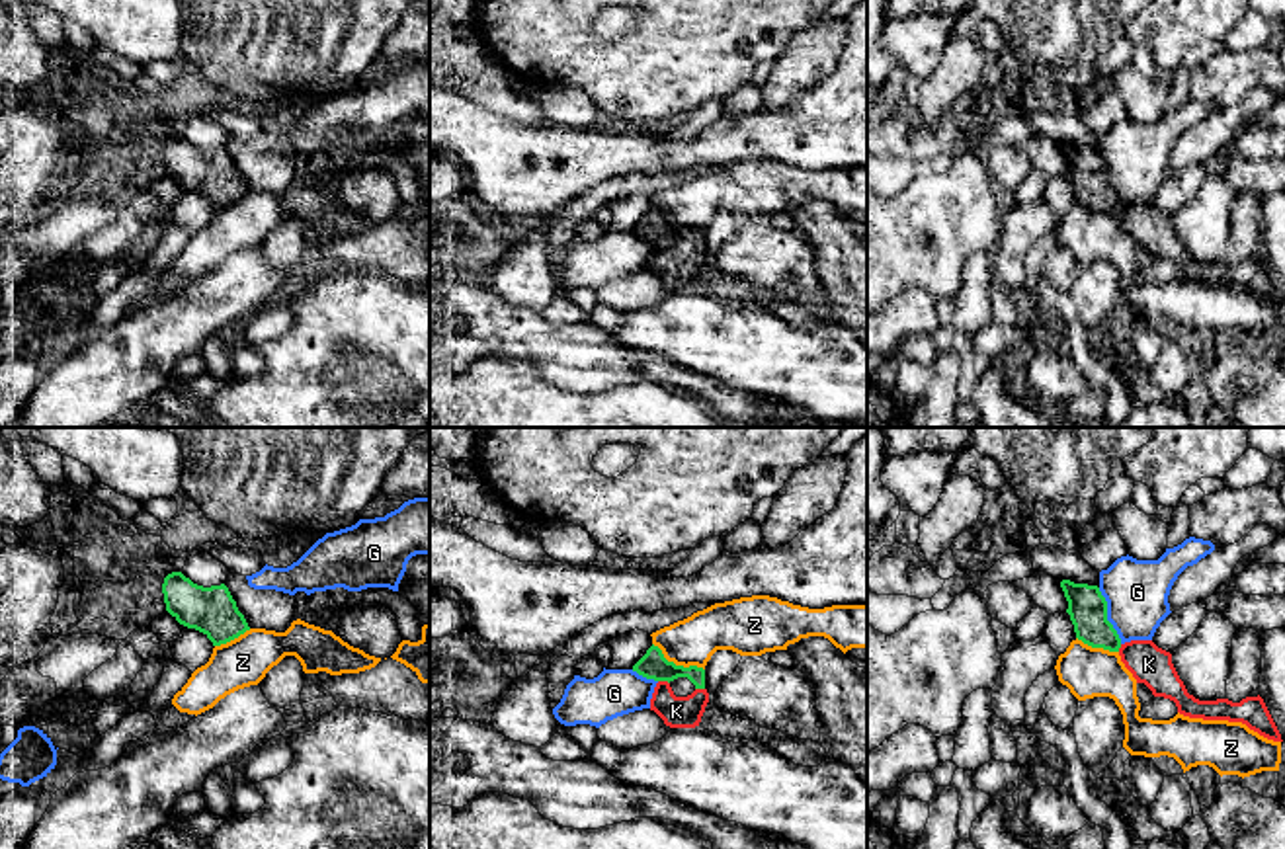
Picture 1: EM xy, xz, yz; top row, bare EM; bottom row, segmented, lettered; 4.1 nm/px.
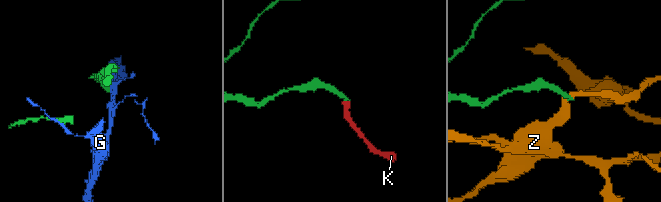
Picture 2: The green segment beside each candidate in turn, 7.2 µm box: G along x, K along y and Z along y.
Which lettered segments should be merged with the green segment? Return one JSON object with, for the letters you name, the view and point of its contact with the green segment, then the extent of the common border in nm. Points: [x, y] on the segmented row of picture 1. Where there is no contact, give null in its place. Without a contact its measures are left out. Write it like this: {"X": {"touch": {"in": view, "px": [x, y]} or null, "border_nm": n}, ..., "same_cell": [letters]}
{"K": {"touch": {"in": "xz", "px": [664, 680]}, "border_nm": 50}, "same_cell": ["K"]}

